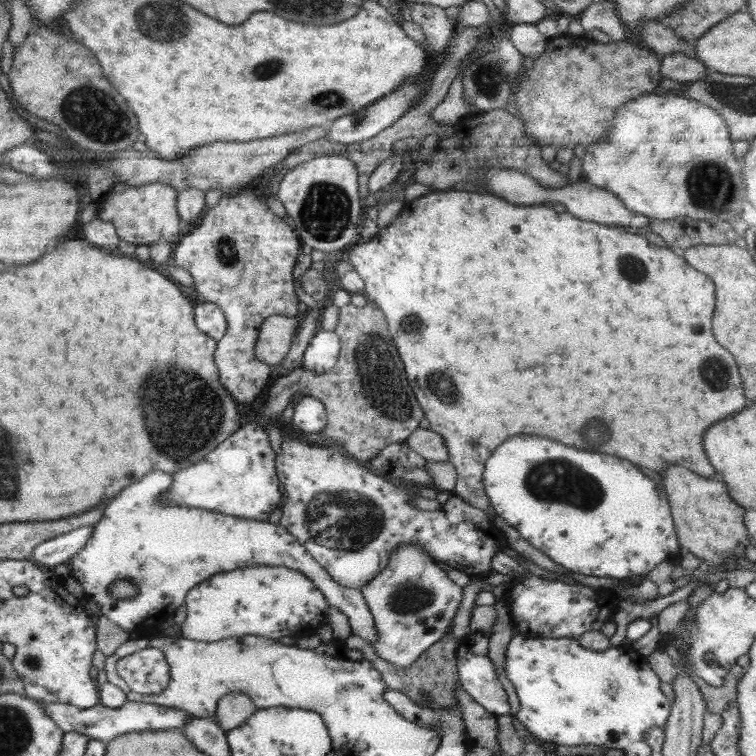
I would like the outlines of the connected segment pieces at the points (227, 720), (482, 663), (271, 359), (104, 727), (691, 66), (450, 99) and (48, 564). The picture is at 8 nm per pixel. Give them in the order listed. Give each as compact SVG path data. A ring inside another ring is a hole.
M245 692L230 693L218 700L215 716L220 722L218 726L226 732L240 726L240 723L252 716L257 709L254 701Z
M471 632L467 635L462 642L460 642L457 648L457 670L460 680L460 686L478 702L480 706L483 706L488 713L499 717L500 715L509 714L510 703L508 703L508 697L496 676L496 669L488 656L489 632Z
M272 315L265 318L256 338L257 359L274 369L280 365L290 350L299 325L298 317Z
M127 700L120 708L108 708L98 703L89 709L81 709L72 705L60 703L41 702L45 713L49 714L52 721L64 732L77 732L89 738L97 739L106 745L118 735L128 732L140 732L142 730L168 730L180 728L189 721L191 715L183 710L173 709L157 704L141 703Z
M682 52L667 54L660 59L660 74L678 84L690 84L706 75L707 67L698 59L690 58Z
M462 71L454 78L448 94L431 112L434 121L455 125L471 114L462 94Z
M81 526L76 530L60 534L54 539L38 543L32 551L31 560L49 570L60 564L68 564L74 555L84 549L92 533L93 527Z

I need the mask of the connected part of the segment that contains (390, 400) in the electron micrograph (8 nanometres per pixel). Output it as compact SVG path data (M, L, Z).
M352 303L339 308L339 321L333 332L340 339L339 357L332 370L324 374L316 374L313 370L300 367L292 370L286 375L278 375L272 380L268 389L264 392L264 407L258 405L260 421L263 424L274 422L280 424L280 414L287 408L289 400L297 395L308 395L317 398L325 406L327 414L326 428L320 432L332 441L338 440L336 448L342 448L348 456L360 463L370 461L389 444L405 441L413 430L418 428L420 421L425 418L412 387L406 382L404 366L400 360L393 339L388 330L388 323L385 314L374 304L367 304L356 307Z

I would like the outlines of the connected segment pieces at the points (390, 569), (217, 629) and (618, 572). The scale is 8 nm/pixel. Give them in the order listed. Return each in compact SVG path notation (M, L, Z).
M416 546L392 550L386 568L360 589L377 630L375 651L381 659L402 670L444 636L463 598L463 588L454 584L446 572Z
M266 565L210 576L200 584L200 588L190 589L185 604L186 620L178 626L181 636L204 642L216 642L246 634L293 641L322 626L329 608L322 592L306 575L284 566Z
M514 436L486 460L483 485L494 514L504 518L534 548L572 572L600 578L640 577L660 562L676 560L683 554L667 492L622 458L582 452L548 438Z

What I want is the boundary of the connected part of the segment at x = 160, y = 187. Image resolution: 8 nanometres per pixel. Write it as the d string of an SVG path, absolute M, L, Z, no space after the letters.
M152 182L141 187L126 185L126 189L118 192L118 194L110 188L110 190L102 196L102 199L97 202L99 211L97 216L102 220L106 220L106 222L112 222L119 240L124 240L124 242L129 242L130 244L150 246L159 241L176 241L182 235L180 230L181 220L177 213L177 196L178 193L174 191L174 188L160 182Z

